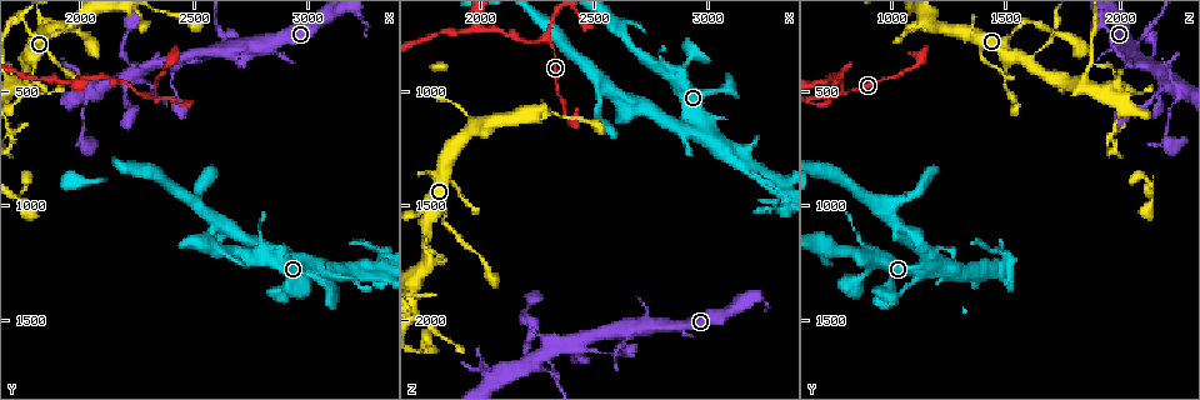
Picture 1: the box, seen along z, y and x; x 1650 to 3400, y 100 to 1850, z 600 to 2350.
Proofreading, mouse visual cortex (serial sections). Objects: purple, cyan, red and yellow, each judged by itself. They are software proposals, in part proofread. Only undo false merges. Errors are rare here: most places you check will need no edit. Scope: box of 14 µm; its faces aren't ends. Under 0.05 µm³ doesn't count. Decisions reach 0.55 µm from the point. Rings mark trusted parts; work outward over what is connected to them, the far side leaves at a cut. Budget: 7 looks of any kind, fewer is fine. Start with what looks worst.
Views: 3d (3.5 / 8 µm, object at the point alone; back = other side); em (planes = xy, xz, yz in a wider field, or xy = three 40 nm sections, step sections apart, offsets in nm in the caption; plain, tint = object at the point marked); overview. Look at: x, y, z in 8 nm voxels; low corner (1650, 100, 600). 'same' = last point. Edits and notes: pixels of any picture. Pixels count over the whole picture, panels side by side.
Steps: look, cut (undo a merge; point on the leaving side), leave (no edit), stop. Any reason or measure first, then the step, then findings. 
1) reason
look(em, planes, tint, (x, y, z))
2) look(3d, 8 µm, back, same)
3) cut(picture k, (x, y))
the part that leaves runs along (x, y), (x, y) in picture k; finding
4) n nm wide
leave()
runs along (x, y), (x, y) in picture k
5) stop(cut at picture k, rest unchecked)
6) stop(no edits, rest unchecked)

look(3d, 3.5 µm, (2290, 510, 770))

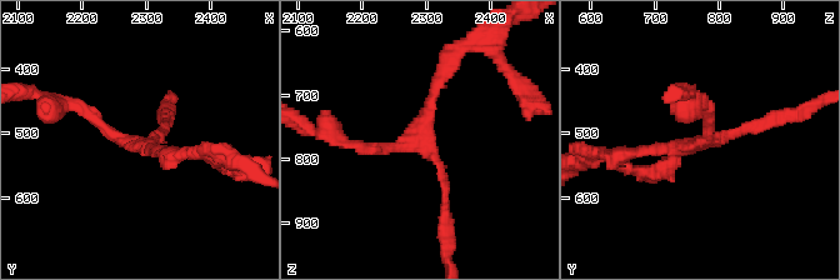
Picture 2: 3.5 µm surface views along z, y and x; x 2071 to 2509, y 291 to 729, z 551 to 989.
look(em, xy, step 5, tint, (2305, 515, 775))

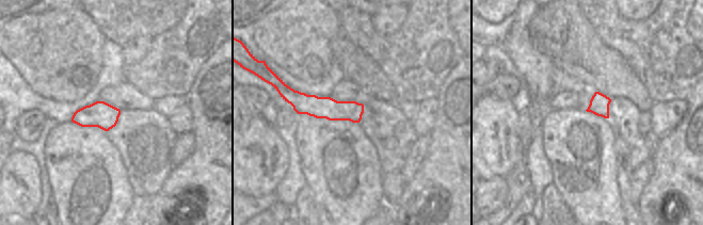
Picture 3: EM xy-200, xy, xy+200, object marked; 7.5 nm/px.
leave()
one cell here

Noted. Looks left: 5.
look(3d, 8 µm, (1970, 470, 710))

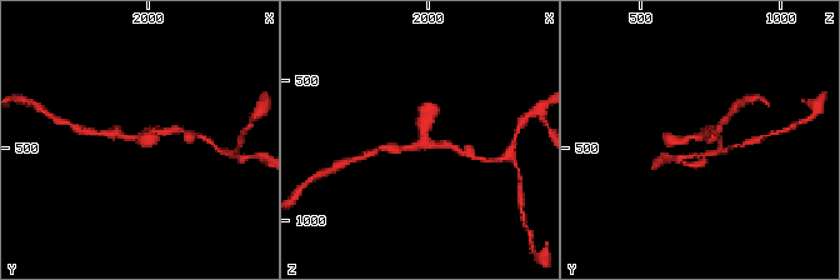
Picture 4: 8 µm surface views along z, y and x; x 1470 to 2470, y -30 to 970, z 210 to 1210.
3 arms; arms of 200, 200, 300 nm
look(em, xy, step 2, tint, (1990, 460, 720))

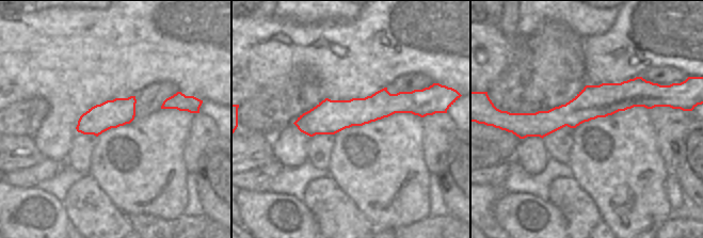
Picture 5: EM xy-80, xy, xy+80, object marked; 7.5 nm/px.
leave()
runs along (176, 129), (135, 138), (110, 133) in picture 4; all the same cell

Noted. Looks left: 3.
abrupt turn
look(3d, 3.5 µm, (2010, 730, 2210))

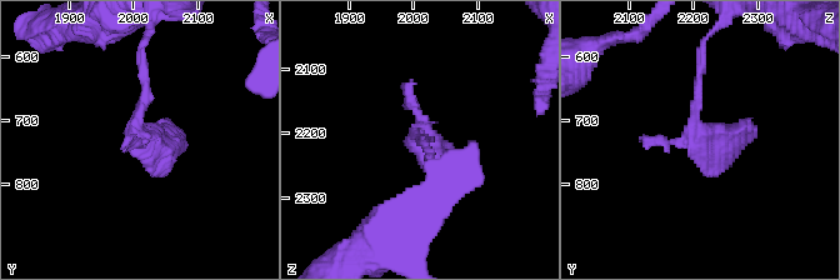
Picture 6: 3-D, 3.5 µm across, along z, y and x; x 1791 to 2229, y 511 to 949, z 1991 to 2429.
look(em, xy, step 1, plain, (2010, 725, 2215))

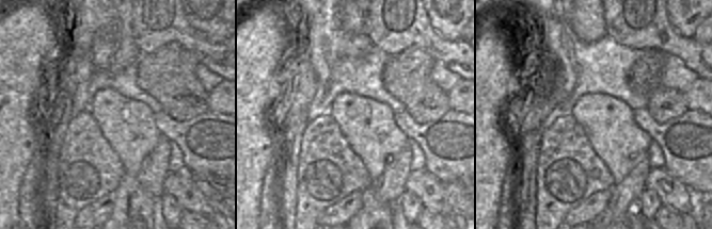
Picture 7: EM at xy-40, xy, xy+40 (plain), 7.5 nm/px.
look(em, xy, step 1, tint, same)

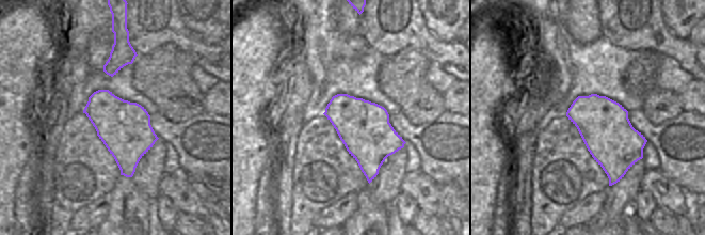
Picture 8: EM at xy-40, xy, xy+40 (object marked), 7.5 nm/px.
leave()
runs along (701, 56), (698, 126), (755, 130) in picture 6; one cell here

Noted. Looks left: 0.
stop(no edits, rest unchecked)

